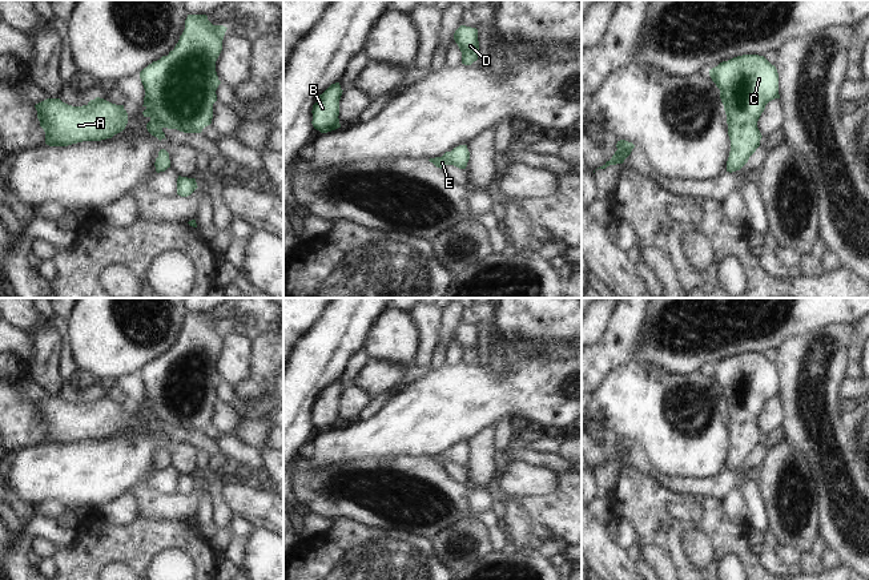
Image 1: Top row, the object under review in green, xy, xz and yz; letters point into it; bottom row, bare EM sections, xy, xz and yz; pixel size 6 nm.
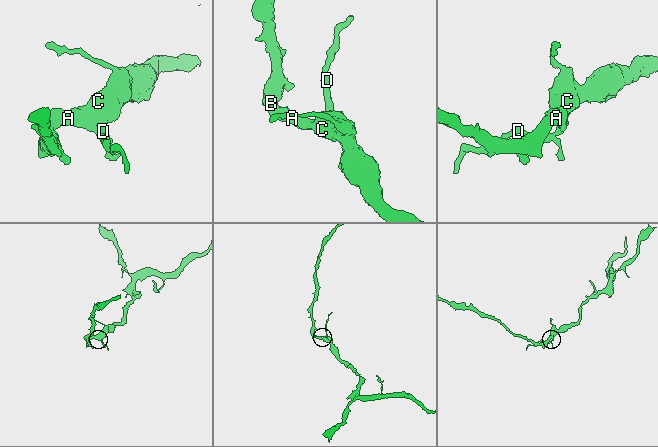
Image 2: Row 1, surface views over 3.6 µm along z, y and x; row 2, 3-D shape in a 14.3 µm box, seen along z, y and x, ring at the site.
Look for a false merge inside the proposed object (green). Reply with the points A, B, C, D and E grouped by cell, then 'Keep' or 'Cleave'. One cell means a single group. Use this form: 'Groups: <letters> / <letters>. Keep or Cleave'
Groups: A B C D E. Keep.

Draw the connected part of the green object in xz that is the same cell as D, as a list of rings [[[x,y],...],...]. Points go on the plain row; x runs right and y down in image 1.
[[[460,323],[454,331],[454,338],[462,350],[462,362],[471,363],[478,358],[479,339],[476,326]]]

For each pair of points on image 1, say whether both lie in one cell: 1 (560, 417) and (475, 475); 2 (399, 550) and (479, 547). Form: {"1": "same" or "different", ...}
{"1": "different", "2": "different"}

